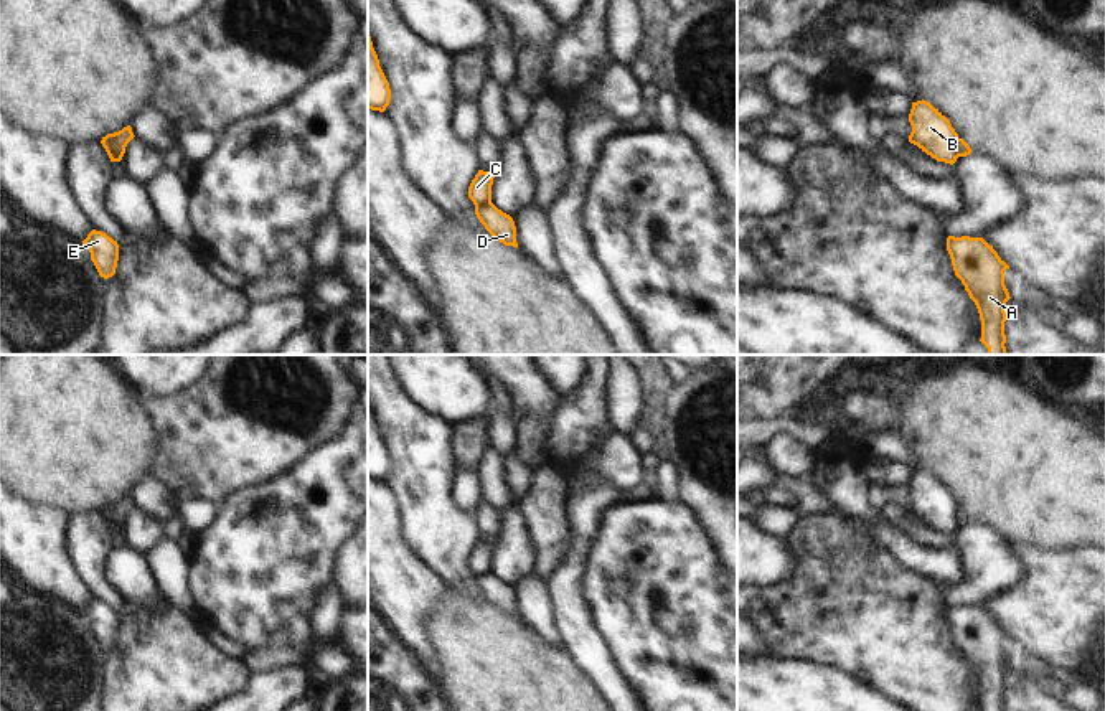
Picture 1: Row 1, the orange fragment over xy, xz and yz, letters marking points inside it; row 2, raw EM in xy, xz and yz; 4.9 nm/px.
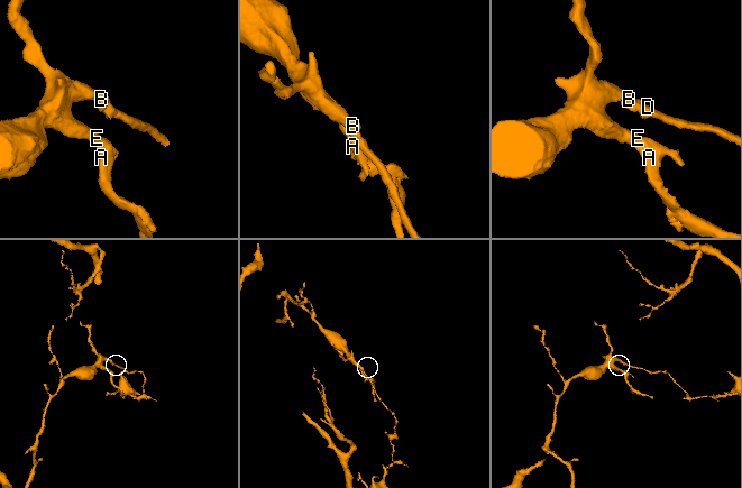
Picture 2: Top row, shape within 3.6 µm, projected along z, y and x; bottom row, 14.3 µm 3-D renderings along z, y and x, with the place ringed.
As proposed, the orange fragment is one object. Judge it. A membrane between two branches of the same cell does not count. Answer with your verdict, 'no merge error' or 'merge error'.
merge error

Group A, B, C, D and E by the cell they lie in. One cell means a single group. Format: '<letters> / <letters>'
A B C E / D

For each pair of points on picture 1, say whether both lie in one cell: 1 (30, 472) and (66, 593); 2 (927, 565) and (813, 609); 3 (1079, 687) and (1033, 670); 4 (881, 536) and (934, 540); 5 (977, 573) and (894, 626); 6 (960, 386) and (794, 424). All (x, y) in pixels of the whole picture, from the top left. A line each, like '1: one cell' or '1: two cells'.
1: two cells
2: two cells
3: one cell
4: two cells
5: two cells
6: two cells

